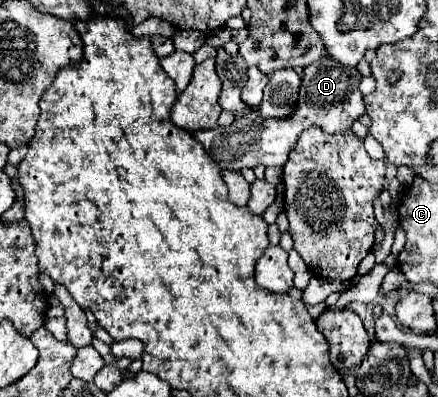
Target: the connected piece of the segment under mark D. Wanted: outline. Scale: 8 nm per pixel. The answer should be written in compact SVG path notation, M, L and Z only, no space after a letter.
M319 60L303 70L303 82L299 86L299 100L295 112L283 120L263 118L257 110L249 110L239 116L231 126L217 126L211 130L195 132L195 140L203 144L207 154L227 170L243 170L263 166L283 166L287 154L297 144L299 134L305 128L319 126L327 134L339 134L353 126L353 122L365 114L363 96L359 90L361 74L357 68L345 68L337 62Z

